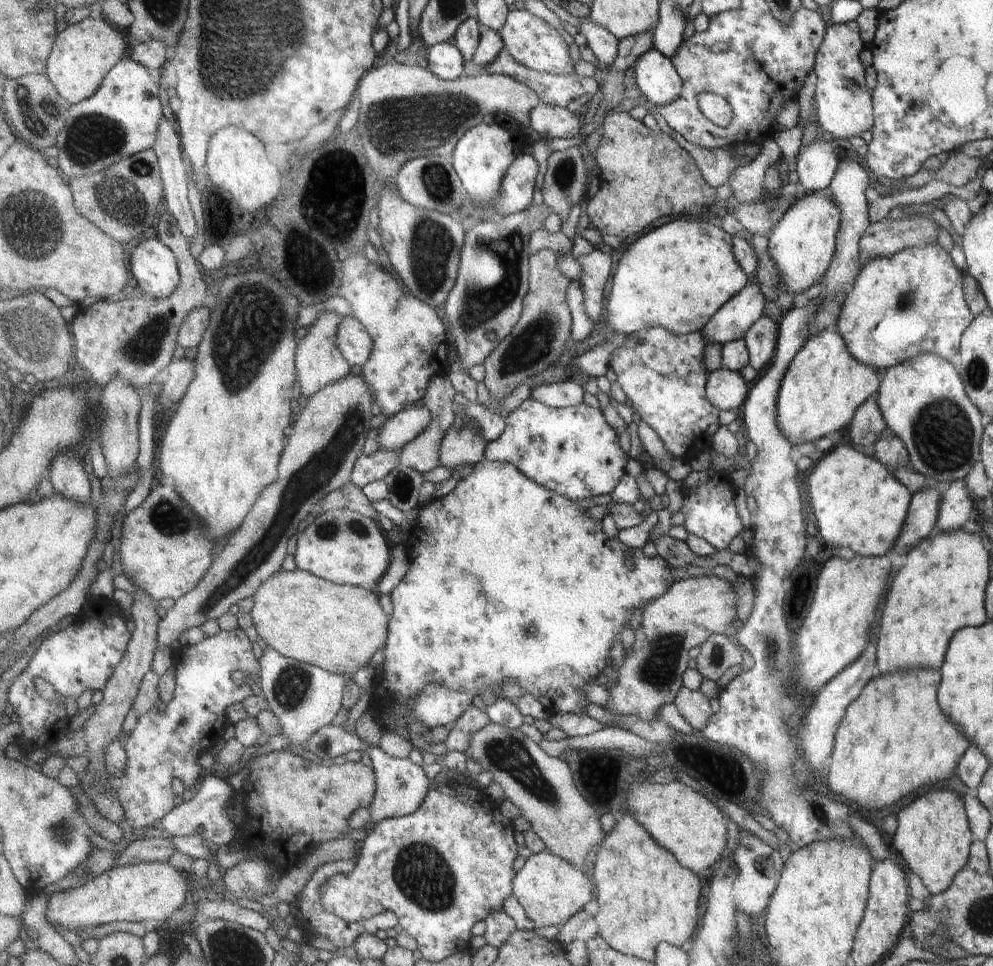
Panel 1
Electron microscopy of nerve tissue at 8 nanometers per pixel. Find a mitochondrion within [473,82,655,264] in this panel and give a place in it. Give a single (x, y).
(563, 175)

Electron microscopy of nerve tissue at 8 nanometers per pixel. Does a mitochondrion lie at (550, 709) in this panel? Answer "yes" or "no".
no

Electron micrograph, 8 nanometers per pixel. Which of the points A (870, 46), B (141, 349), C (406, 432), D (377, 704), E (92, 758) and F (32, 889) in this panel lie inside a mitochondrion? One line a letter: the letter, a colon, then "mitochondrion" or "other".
A: other
B: mitochondrion
C: other
D: other
E: other
F: other

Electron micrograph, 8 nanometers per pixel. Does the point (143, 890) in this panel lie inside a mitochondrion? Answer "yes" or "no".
no

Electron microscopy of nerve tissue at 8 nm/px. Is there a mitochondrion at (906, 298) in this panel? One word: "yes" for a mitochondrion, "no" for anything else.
yes

